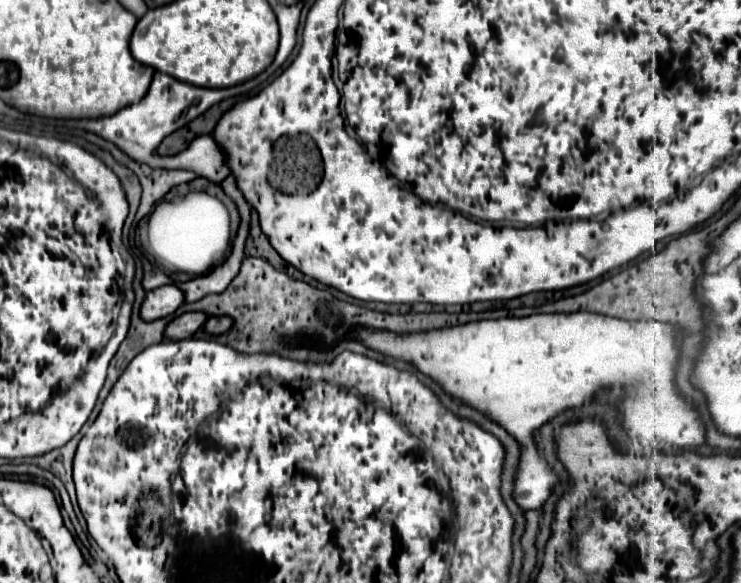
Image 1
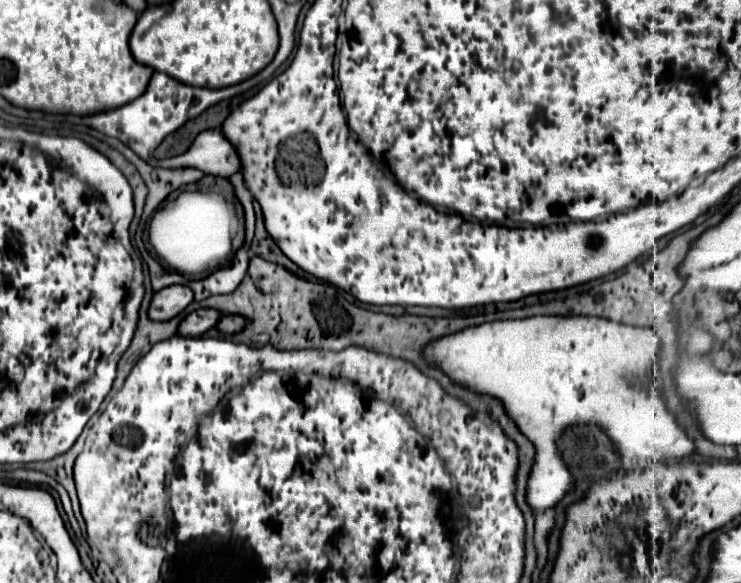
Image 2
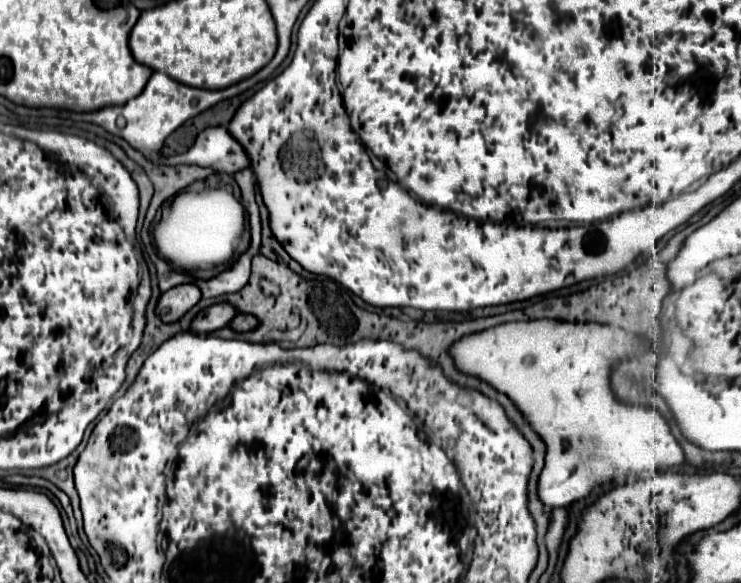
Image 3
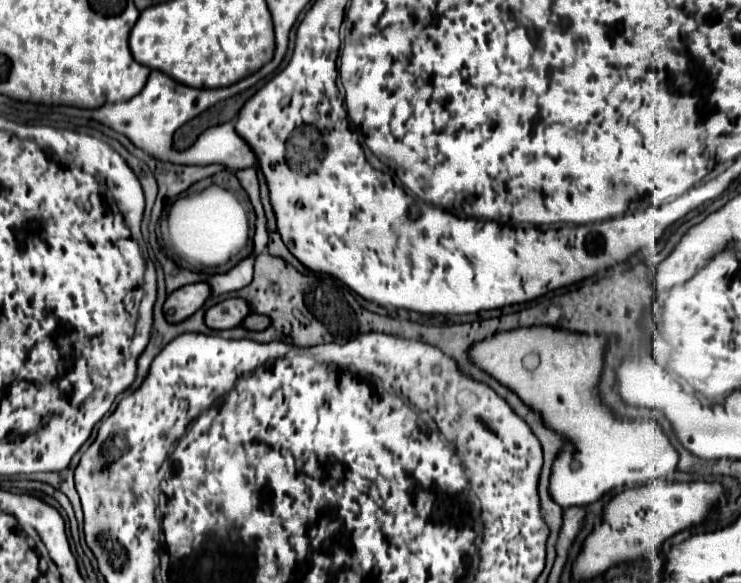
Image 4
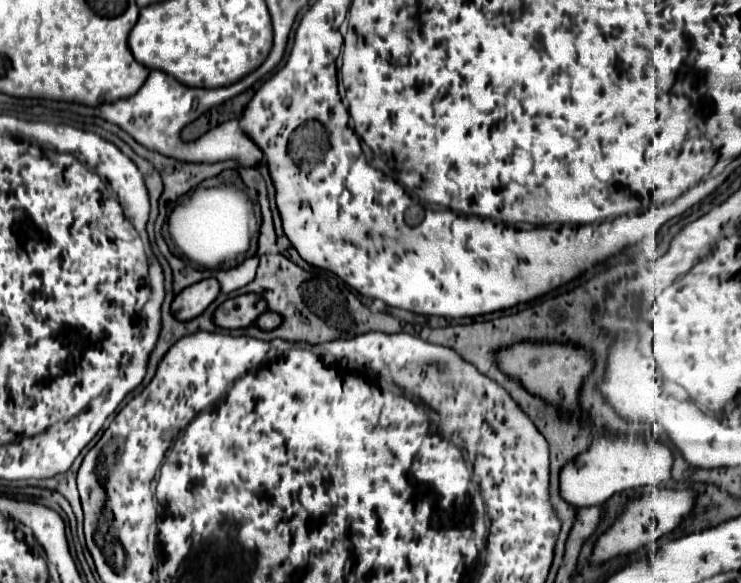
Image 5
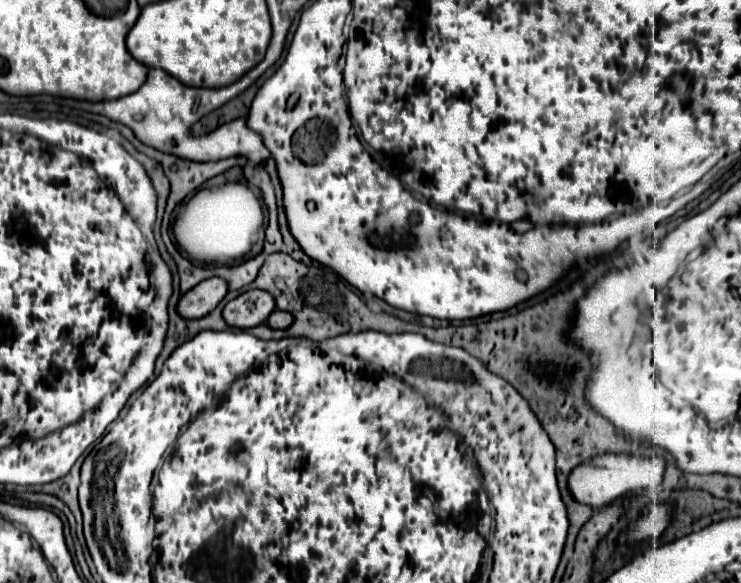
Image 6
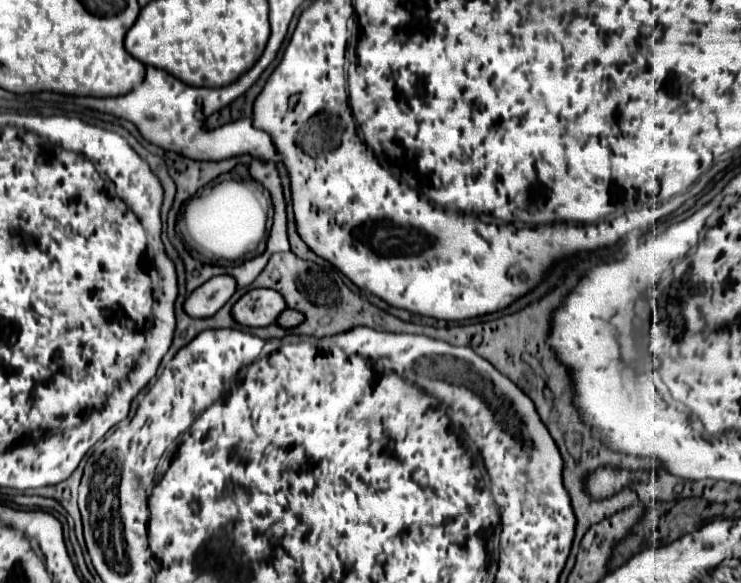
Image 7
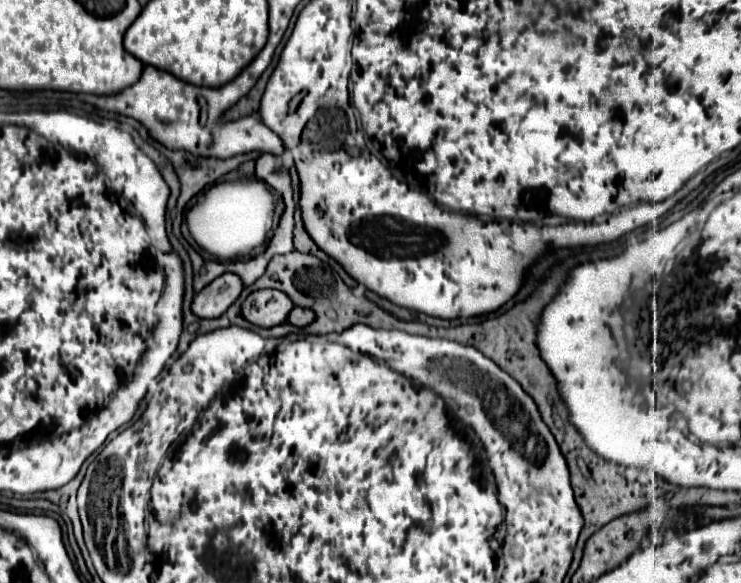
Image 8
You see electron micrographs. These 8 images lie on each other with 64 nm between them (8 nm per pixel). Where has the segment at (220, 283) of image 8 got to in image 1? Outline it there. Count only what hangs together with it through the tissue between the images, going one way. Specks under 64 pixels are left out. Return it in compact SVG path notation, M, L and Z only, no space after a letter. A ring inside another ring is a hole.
M160 286L156 290L146 292L144 302L140 306L142 320L156 320L164 318L176 312L176 308L182 304L182 290L176 286Z

